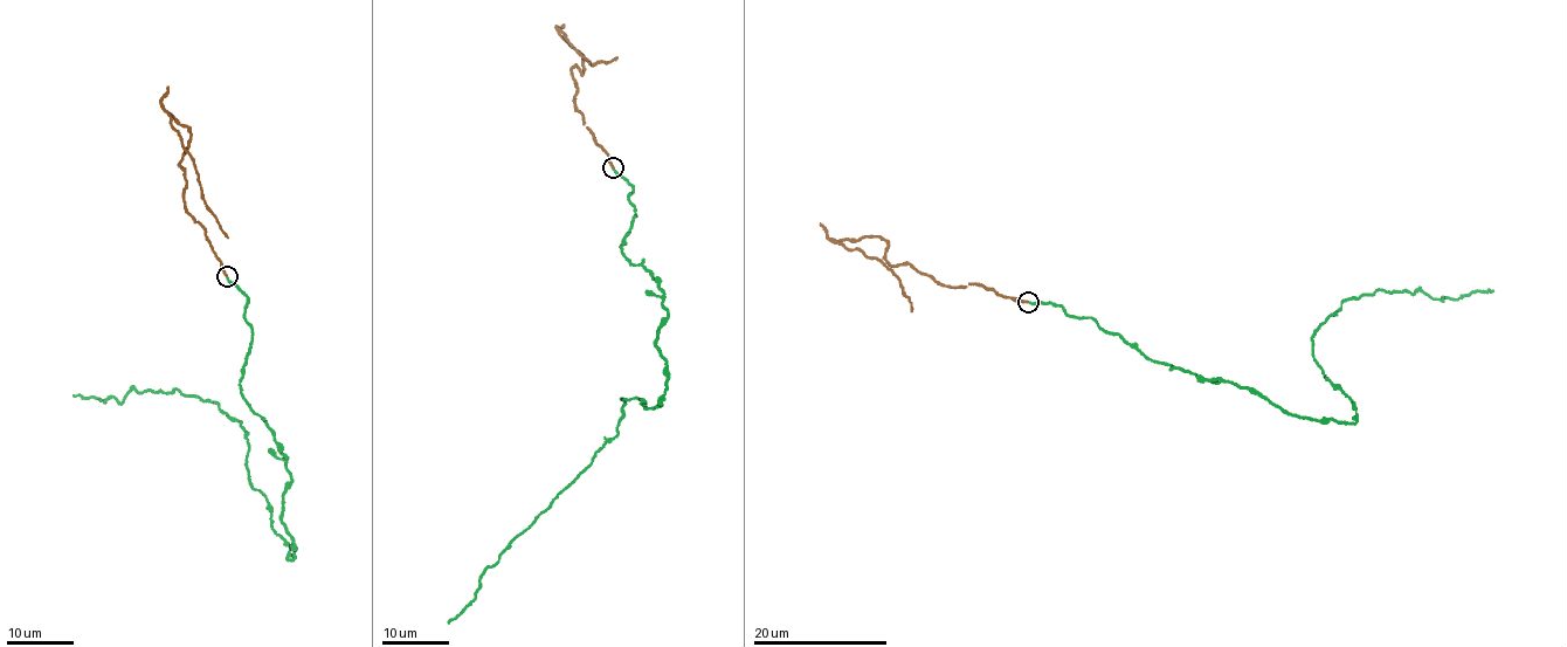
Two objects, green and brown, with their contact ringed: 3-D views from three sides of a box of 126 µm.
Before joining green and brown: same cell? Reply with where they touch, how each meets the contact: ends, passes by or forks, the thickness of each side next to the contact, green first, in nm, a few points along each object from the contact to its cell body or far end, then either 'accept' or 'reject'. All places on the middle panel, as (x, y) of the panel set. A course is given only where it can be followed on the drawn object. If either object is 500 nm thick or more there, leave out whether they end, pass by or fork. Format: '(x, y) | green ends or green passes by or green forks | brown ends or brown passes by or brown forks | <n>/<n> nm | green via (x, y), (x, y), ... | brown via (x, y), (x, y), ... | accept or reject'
(613, 167) | green ends | brown ends | 150/150 nm | green via (614, 169), (633, 188), (621, 254), (663, 291), (661, 405), (621, 398), (618, 432), (448, 621) | brown via (614, 169), (577, 110), (572, 68), (575, 66), (581, 73), (582, 55), (563, 36), (593, 64), (616, 57) | accept

